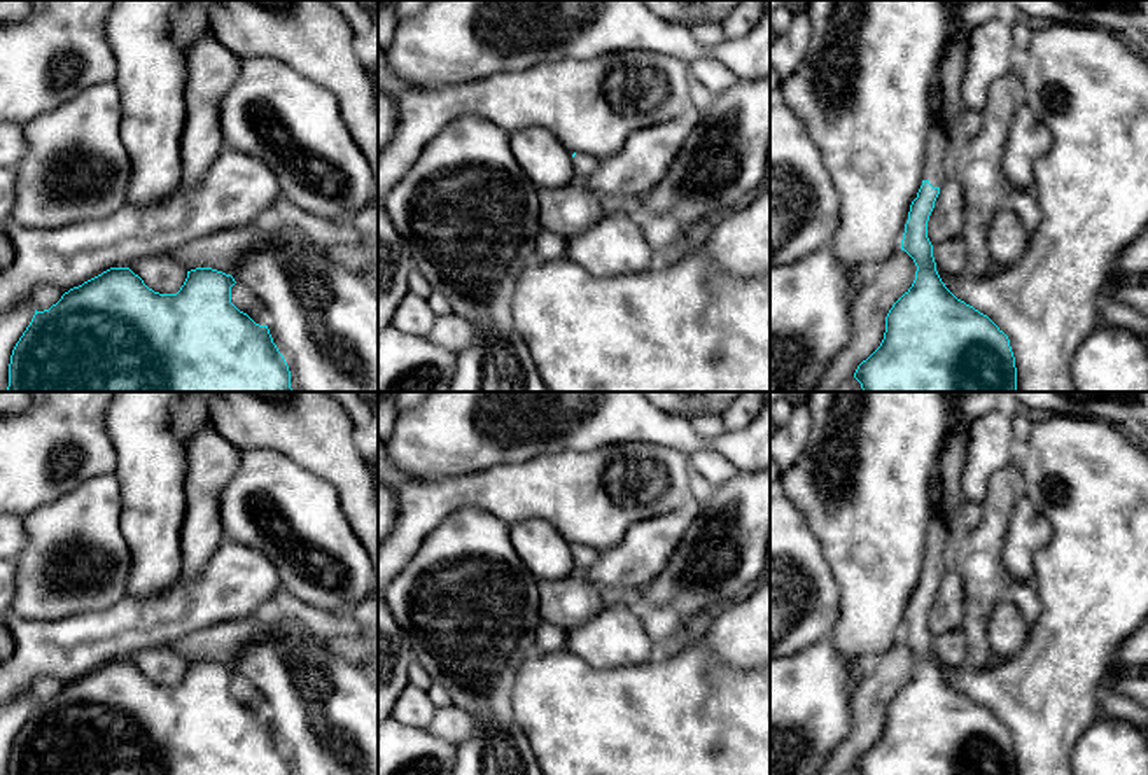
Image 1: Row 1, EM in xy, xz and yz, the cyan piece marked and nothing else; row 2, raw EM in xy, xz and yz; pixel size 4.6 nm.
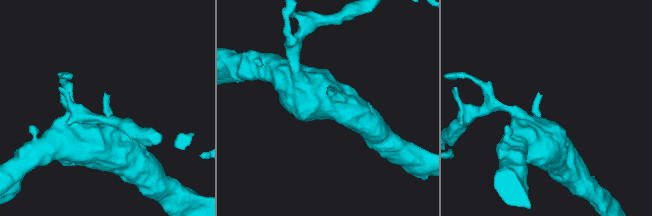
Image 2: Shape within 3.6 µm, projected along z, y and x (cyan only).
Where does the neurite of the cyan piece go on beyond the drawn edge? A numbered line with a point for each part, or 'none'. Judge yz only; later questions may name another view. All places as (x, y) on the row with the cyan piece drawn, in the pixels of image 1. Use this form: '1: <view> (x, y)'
1: yz (942, 144)

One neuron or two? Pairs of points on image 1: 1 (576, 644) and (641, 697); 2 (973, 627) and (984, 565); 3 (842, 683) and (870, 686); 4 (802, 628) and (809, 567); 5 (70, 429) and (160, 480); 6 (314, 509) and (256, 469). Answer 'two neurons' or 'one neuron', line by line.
1: two neurons
2: one neuron
3: two neurons
4: one neuron
5: two neurons
6: one neuron

